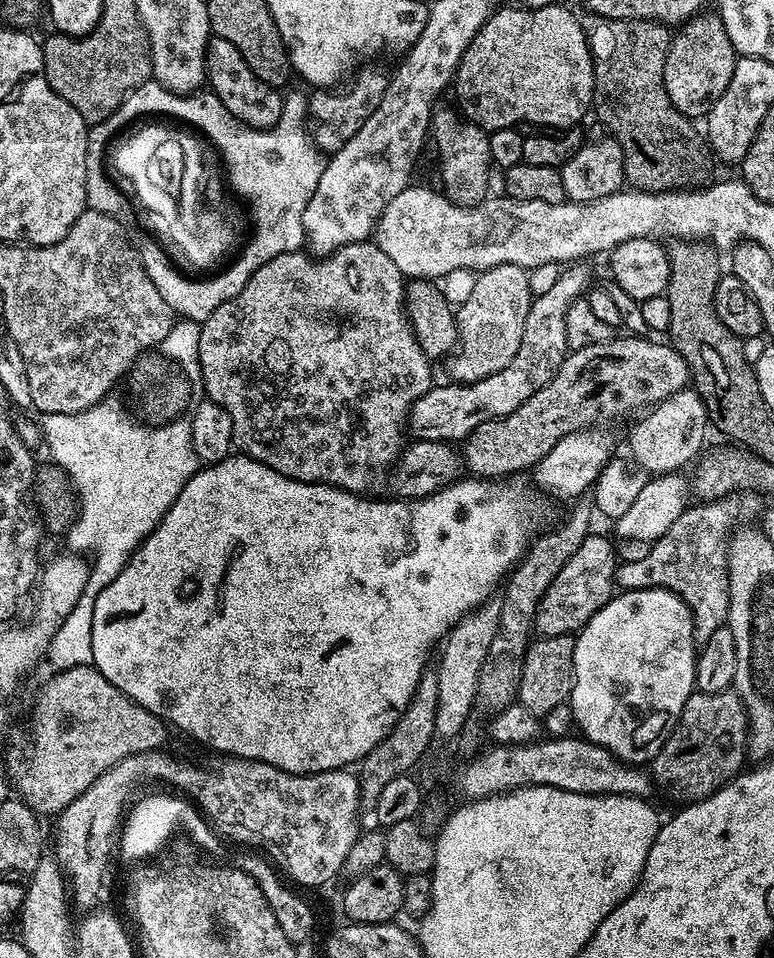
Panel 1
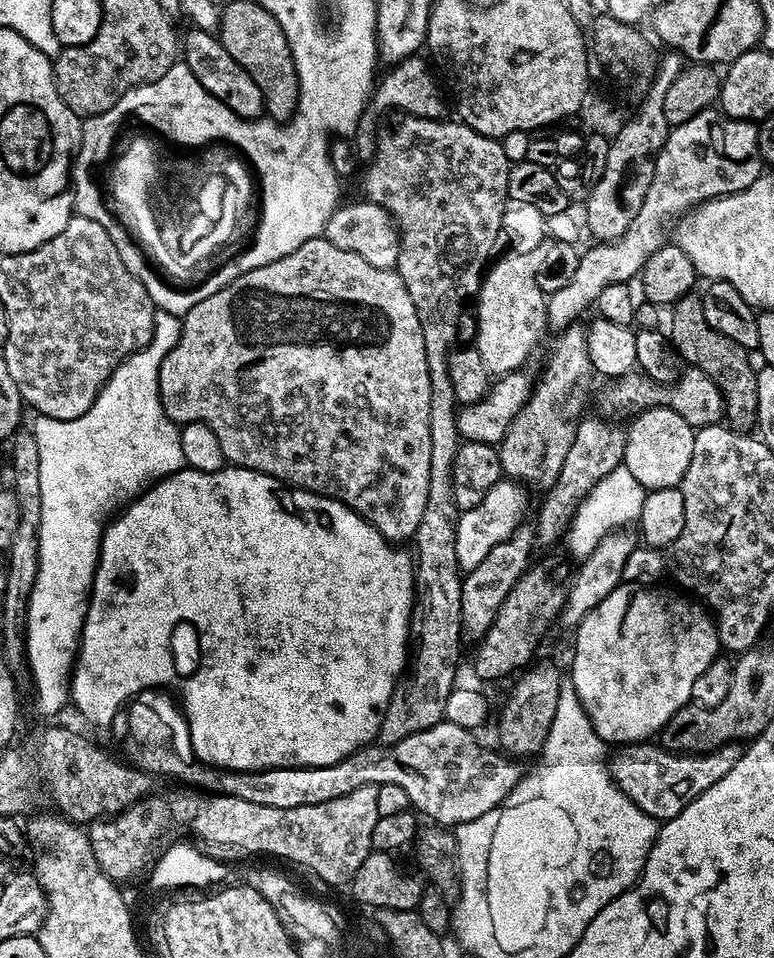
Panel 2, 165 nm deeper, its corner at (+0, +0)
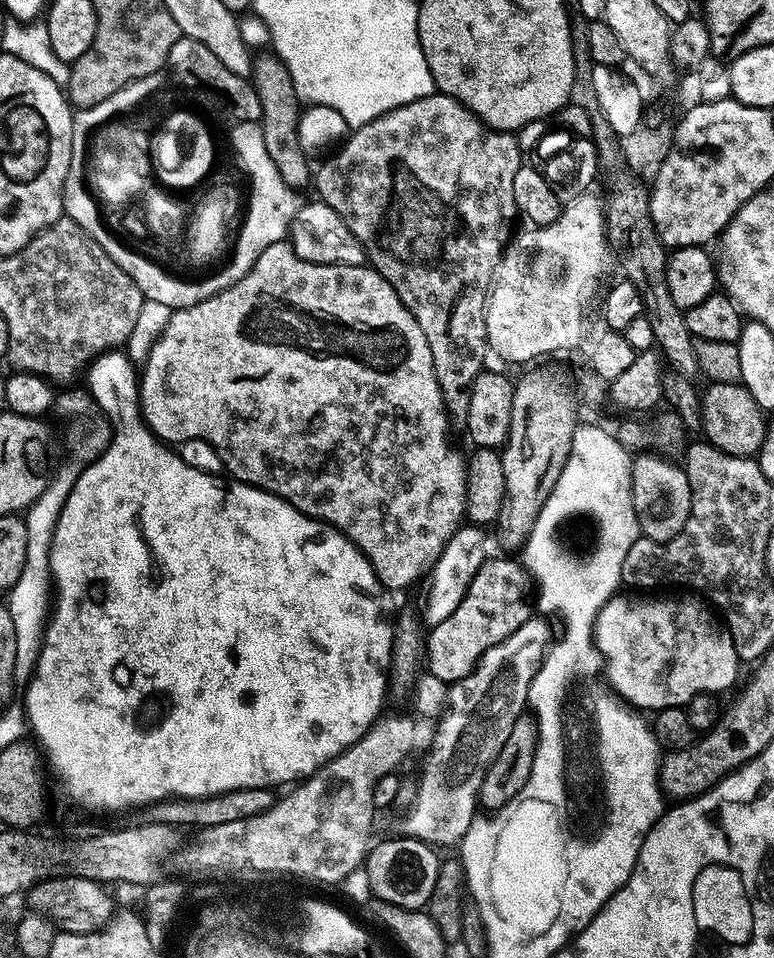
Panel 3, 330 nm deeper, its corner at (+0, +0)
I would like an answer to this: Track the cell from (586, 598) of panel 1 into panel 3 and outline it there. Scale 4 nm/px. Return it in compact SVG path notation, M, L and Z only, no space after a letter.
M506 561L497 564L489 563L487 574L473 578L468 593L458 602L458 610L446 618L446 622L434 625L426 638L427 671L447 682L464 680L476 668L476 664L498 642L510 638L518 626L522 626L530 618L528 604L512 592L512 568Z

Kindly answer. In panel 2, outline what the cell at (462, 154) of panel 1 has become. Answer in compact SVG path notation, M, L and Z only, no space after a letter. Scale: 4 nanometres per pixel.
M414 55L404 59L402 63L393 65L388 70L389 73L385 77L384 75L381 77L372 93L369 106L361 116L359 126L352 135L353 154L359 163L367 164L377 150L378 134L374 116L382 114L386 110L398 108L402 110L401 113L414 117L430 120L441 120L445 117L444 100L440 92L441 85L435 73L432 74L430 70L432 71L431 65L425 57Z

